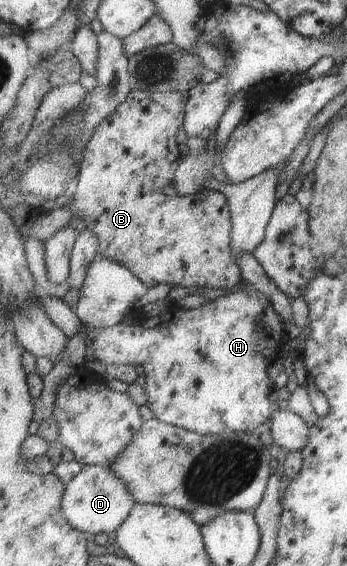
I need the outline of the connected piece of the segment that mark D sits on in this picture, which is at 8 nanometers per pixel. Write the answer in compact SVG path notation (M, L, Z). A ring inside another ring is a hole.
M84 465L83 470L66 484L63 498L63 512L65 518L82 533L89 535L109 534L117 532L121 524L131 516L133 507L136 506L136 498L128 491L127 484L121 477L118 477L109 466L105 465Z

